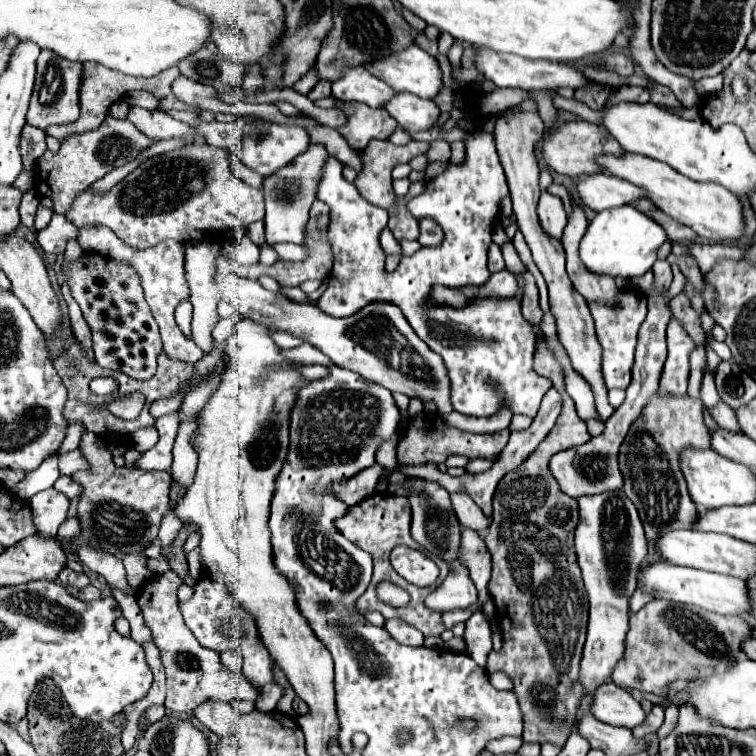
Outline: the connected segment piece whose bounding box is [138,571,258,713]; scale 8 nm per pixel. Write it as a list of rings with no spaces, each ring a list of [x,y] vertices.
[[[166,571],[162,575],[154,575],[154,579],[146,581],[138,591],[138,605],[142,609],[144,621],[148,629],[152,631],[152,641],[160,649],[160,657],[166,669],[166,707],[172,711],[184,711],[190,713],[196,705],[200,705],[206,699],[220,699],[220,701],[234,701],[234,699],[258,699],[258,687],[244,679],[244,675],[236,675],[232,671],[226,671],[222,667],[220,655],[212,649],[202,647],[194,635],[190,635],[190,629],[186,627],[182,619],[182,611],[178,607],[178,587],[182,585],[182,579]]]

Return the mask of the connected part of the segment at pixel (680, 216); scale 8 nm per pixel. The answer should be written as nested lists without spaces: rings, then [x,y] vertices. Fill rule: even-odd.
[[[624,151],[618,157],[602,155],[596,159],[596,163],[602,167],[602,171],[606,171],[618,179],[630,181],[636,187],[642,187],[646,193],[646,199],[650,199],[660,211],[664,211],[678,223],[694,229],[704,239],[720,243],[720,241],[734,241],[742,235],[742,229],[744,229],[742,205],[740,205],[738,197],[722,185],[716,185],[710,181],[706,181],[706,183],[692,181],[662,161],[650,159],[646,155],[628,153],[628,151]]]

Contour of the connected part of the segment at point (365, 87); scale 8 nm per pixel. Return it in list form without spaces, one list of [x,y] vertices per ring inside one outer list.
[[[348,67],[340,79],[332,81],[332,95],[340,101],[360,101],[370,107],[384,107],[394,91],[364,67]]]

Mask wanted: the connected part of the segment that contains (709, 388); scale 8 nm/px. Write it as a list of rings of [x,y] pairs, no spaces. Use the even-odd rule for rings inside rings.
[[[708,363],[704,365],[703,369],[704,377],[702,379],[702,387],[700,387],[700,399],[706,407],[712,407],[718,403],[718,392],[714,382],[714,376],[709,370]]]

